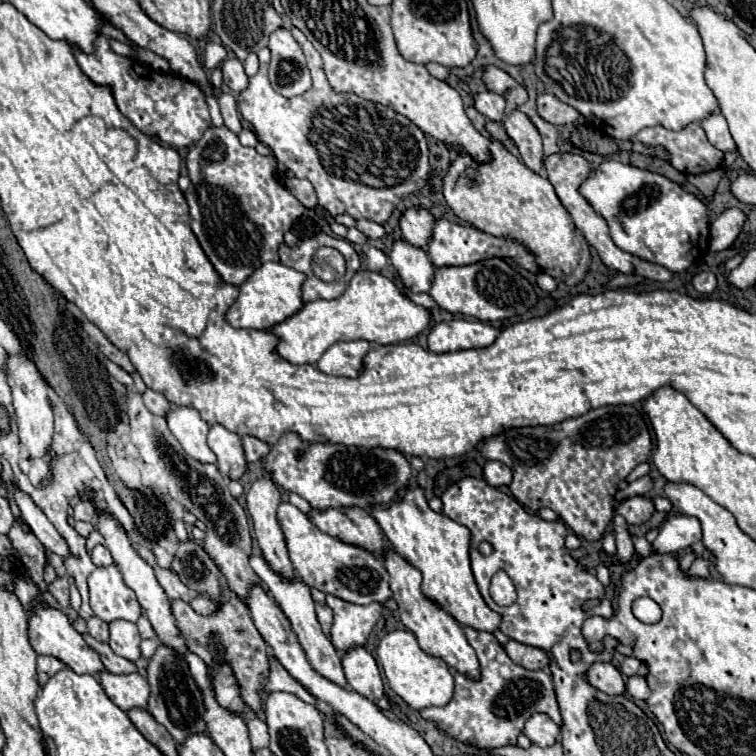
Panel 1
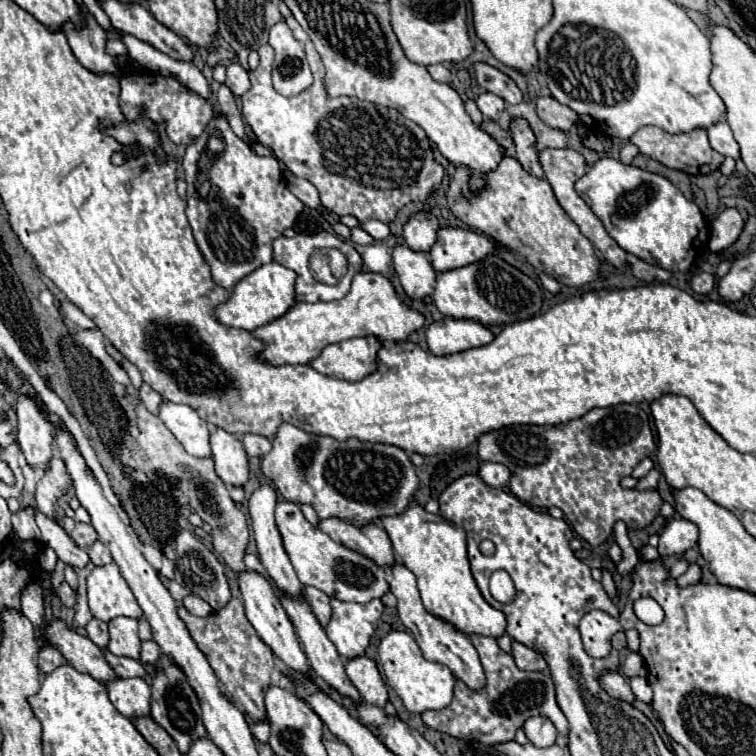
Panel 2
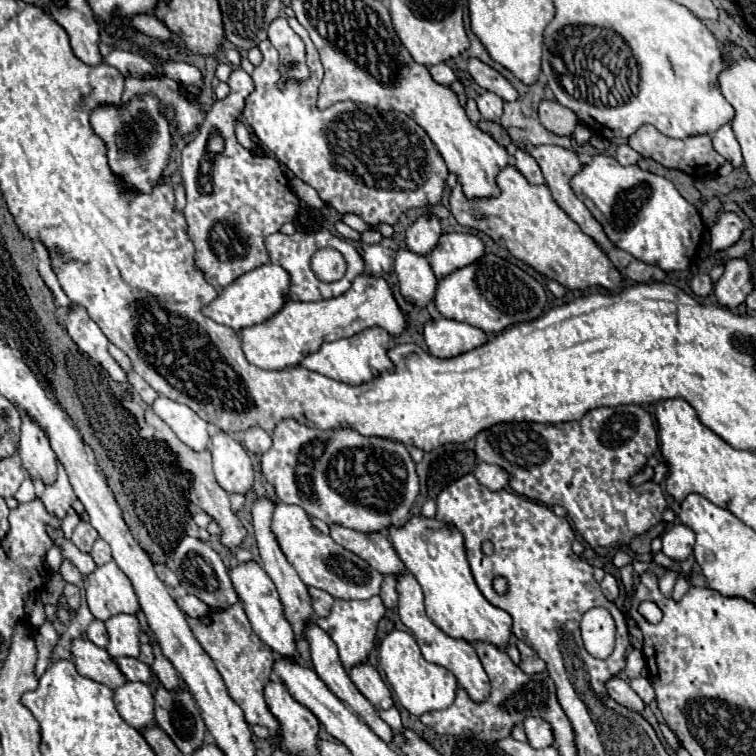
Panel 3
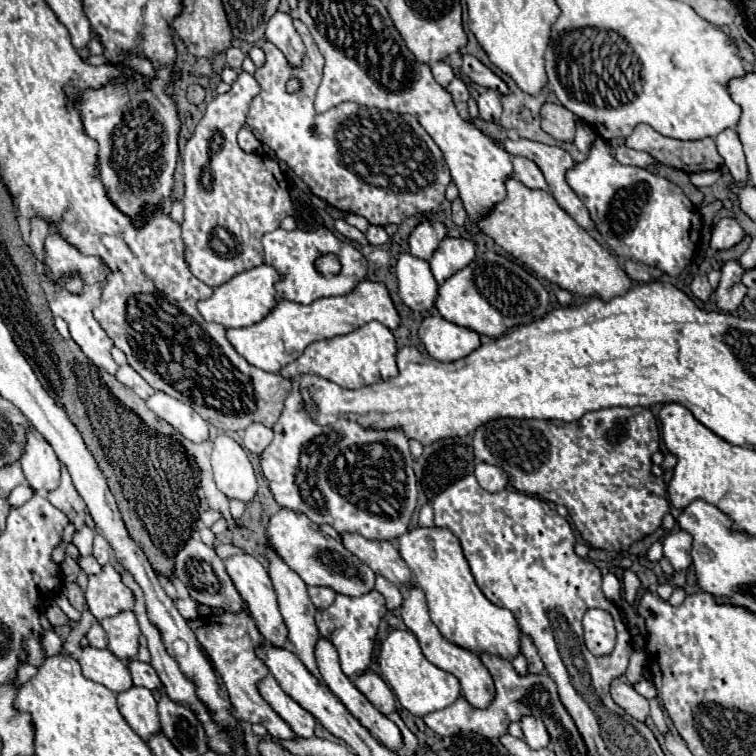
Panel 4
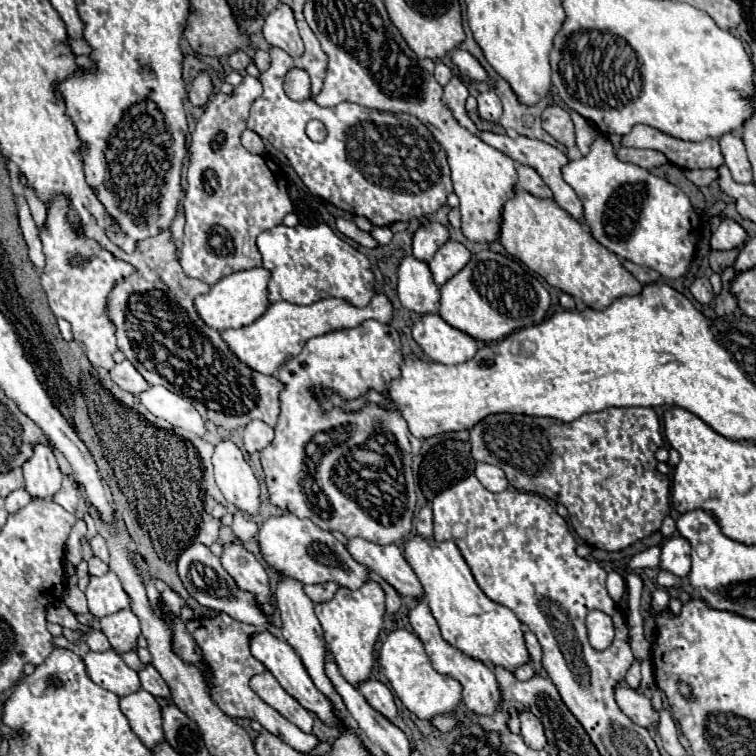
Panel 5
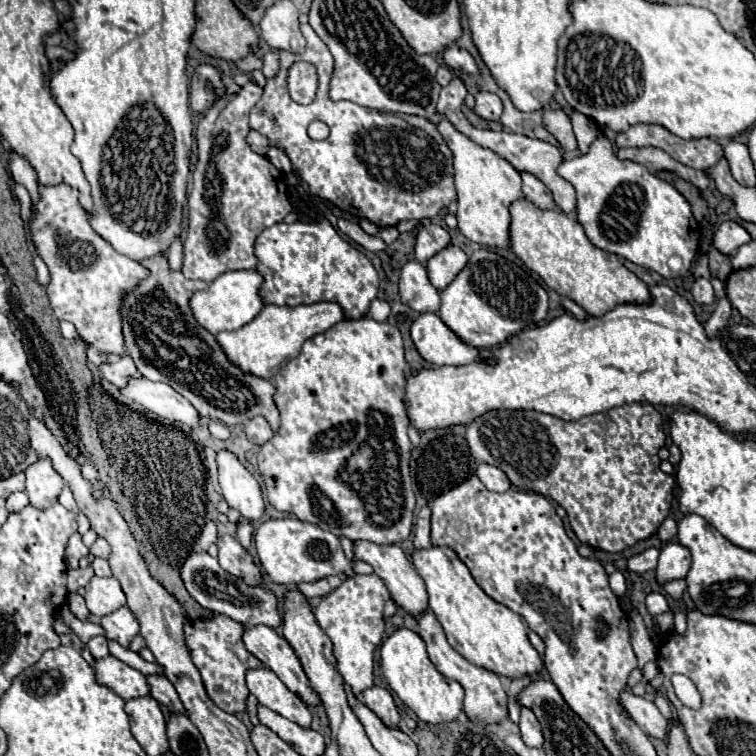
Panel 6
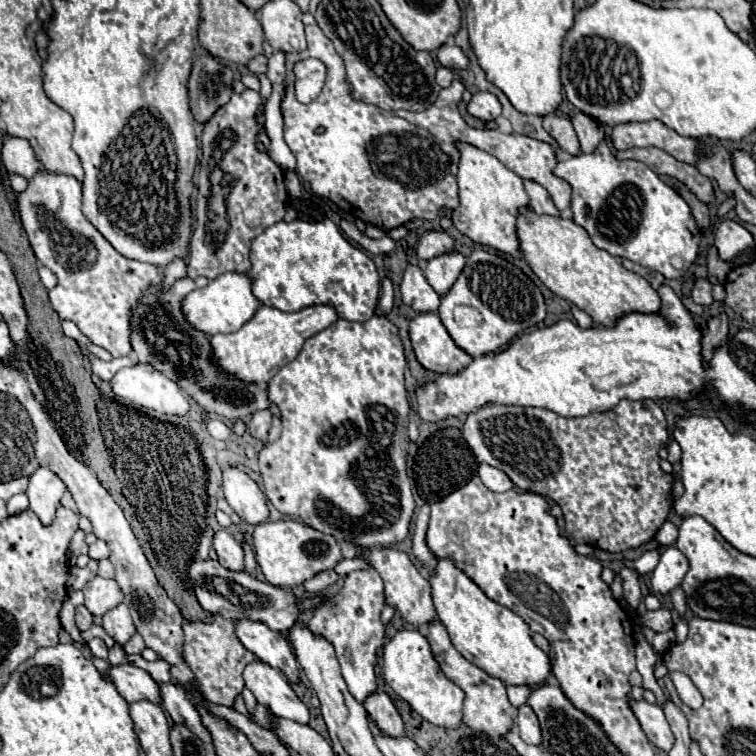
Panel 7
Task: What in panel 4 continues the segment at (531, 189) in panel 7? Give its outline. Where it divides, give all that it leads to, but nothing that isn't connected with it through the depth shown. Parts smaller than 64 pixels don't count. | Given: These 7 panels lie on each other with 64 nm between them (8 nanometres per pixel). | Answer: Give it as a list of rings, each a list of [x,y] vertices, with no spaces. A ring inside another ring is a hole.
[[[514,156],[514,158],[512,158],[512,164],[514,164],[514,174],[516,174],[516,178],[518,178],[524,186],[528,186],[528,188],[532,188],[532,190],[546,190],[546,192],[550,190],[548,184],[546,184],[546,180],[544,180],[544,176],[542,176],[542,172],[540,172],[540,168],[538,168],[532,160]]]

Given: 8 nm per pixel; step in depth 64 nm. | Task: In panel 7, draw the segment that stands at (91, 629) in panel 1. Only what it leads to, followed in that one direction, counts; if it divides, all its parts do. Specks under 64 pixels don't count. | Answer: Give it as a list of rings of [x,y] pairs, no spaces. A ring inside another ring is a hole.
[[[92,638],[90,642],[88,642],[88,646],[90,646],[90,652],[92,652],[92,656],[96,656],[96,658],[108,658],[108,648],[106,648],[106,644],[104,644],[104,640],[102,638]]]

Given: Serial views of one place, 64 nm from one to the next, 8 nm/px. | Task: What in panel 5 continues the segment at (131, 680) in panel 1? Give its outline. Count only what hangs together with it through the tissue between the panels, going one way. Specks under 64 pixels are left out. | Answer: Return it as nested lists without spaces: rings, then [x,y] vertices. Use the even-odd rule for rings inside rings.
[[[134,692],[130,696],[120,698],[120,708],[130,720],[132,732],[140,738],[140,742],[154,750],[156,744],[164,742],[164,732],[162,732],[162,714],[160,714],[160,704],[156,698],[146,692]]]

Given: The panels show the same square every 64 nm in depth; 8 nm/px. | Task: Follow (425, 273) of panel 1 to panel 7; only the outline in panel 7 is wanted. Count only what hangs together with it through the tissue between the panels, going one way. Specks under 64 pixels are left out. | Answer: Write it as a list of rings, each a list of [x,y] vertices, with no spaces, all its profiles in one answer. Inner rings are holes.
[[[408,266],[400,284],[402,302],[414,308],[416,312],[436,312],[440,306],[440,296],[426,282],[418,266]]]

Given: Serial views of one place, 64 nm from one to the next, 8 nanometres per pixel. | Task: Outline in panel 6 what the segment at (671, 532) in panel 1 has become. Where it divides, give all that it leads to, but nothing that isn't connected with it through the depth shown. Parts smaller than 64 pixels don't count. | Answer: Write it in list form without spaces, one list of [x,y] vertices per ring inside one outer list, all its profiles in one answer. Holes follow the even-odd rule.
[[[676,540],[664,544],[656,566],[656,582],[664,586],[672,580],[686,578],[688,570],[690,570],[690,552],[684,546],[680,546]]]

